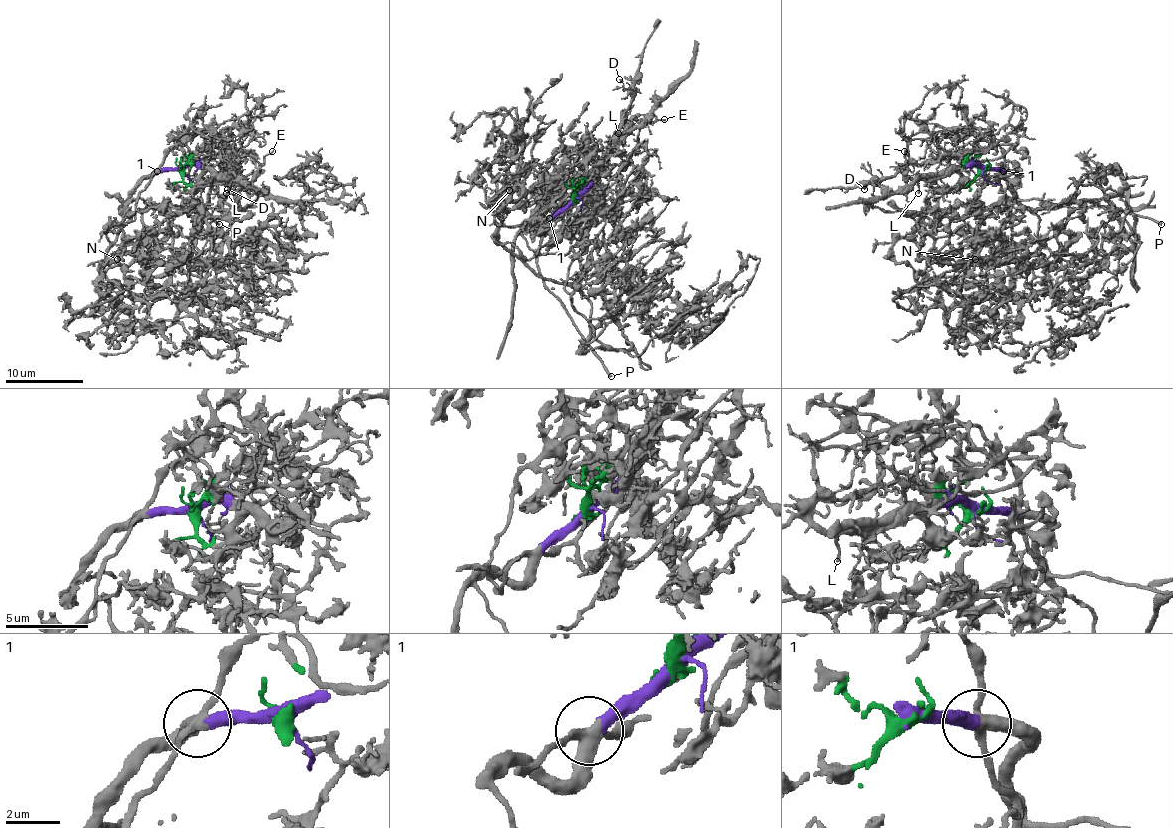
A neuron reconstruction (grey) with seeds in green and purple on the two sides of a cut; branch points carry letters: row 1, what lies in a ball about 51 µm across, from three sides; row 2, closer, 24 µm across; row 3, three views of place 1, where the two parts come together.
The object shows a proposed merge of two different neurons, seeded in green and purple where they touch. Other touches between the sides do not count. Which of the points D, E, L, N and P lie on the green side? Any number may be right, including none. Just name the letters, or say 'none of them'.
N

